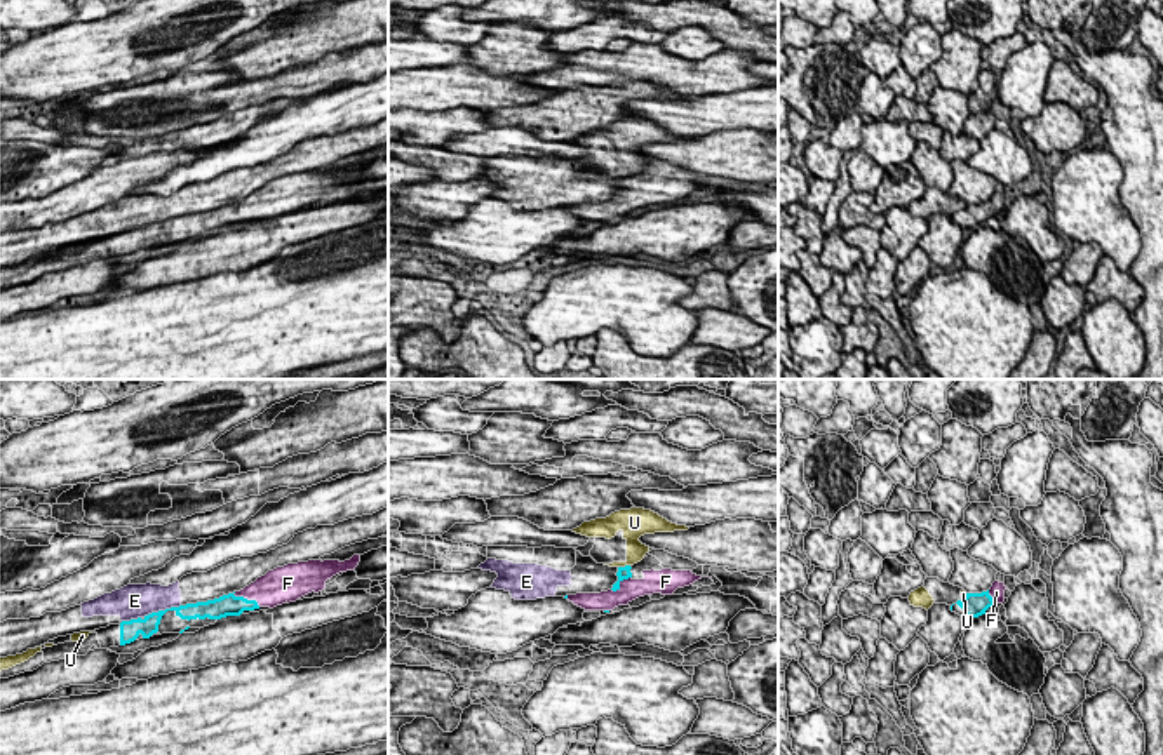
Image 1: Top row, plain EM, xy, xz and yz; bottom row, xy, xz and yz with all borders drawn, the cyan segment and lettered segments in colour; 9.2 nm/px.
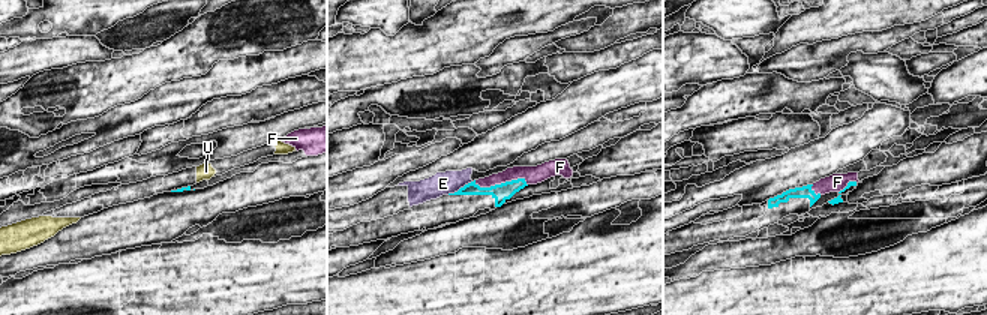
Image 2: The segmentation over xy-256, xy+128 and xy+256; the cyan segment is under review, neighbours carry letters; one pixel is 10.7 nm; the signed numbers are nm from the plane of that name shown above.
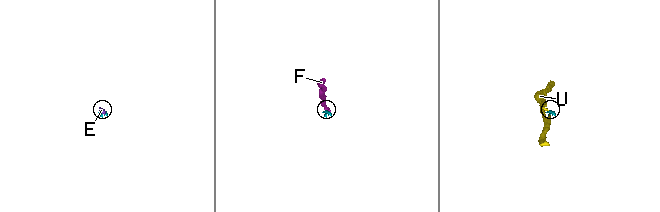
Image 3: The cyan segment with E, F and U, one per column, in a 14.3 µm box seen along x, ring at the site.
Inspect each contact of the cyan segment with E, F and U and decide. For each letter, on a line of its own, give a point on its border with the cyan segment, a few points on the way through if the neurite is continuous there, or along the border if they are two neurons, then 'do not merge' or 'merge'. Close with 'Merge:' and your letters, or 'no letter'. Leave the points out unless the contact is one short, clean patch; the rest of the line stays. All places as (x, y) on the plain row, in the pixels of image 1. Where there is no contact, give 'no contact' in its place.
E: xy (161, 221) | do not merge
F: xy (246, 209) | merge
U: xz (625, 176) | along xz (629, 174), (618, 178) | do not merge
Merge: F

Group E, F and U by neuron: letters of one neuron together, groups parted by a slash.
E / F / U

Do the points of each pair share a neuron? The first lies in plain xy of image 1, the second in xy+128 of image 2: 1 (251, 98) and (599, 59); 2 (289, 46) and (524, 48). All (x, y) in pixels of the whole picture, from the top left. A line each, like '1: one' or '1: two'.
1: one
2: two

